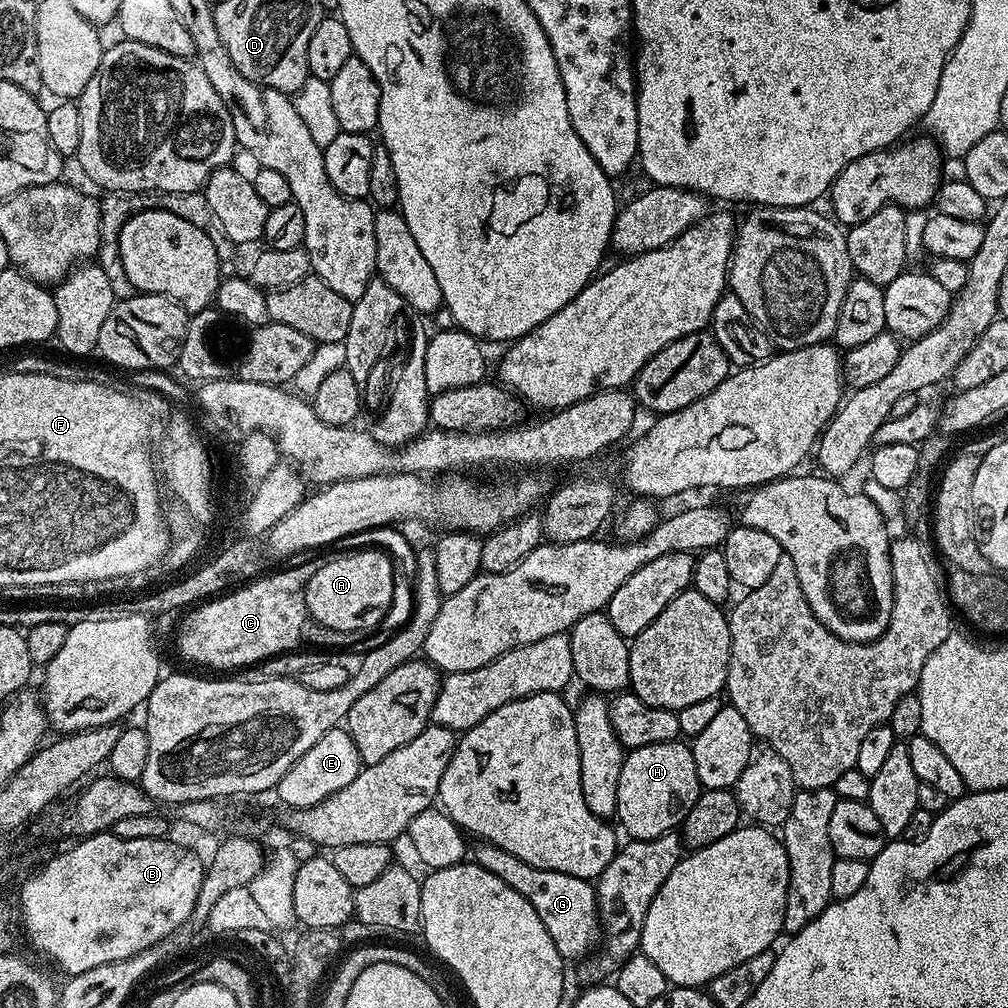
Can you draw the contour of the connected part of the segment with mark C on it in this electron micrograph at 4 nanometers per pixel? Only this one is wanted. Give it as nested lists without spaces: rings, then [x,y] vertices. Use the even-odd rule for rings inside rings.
[[[304,560],[285,572],[272,572],[269,576],[260,574],[251,582],[241,583],[223,594],[209,598],[183,613],[184,621],[176,632],[176,648],[184,660],[197,664],[200,668],[213,668],[213,673],[228,674],[231,668],[248,668],[259,665],[262,660],[280,656],[301,647],[302,626],[310,619],[306,606],[306,586],[314,578],[317,561]]]

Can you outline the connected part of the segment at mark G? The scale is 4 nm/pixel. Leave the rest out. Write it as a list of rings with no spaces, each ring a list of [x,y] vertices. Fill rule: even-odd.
[[[487,842],[477,845],[475,863],[480,864],[482,870],[490,870],[490,874],[502,878],[506,886],[518,890],[518,894],[534,906],[538,918],[542,918],[542,926],[546,926],[546,934],[554,938],[554,946],[558,946],[558,954],[565,961],[579,961],[593,951],[602,924],[596,908],[596,886],[593,881],[574,878],[574,874],[562,874],[558,870],[530,866],[530,862],[522,862],[522,858],[514,858],[514,854]]]

